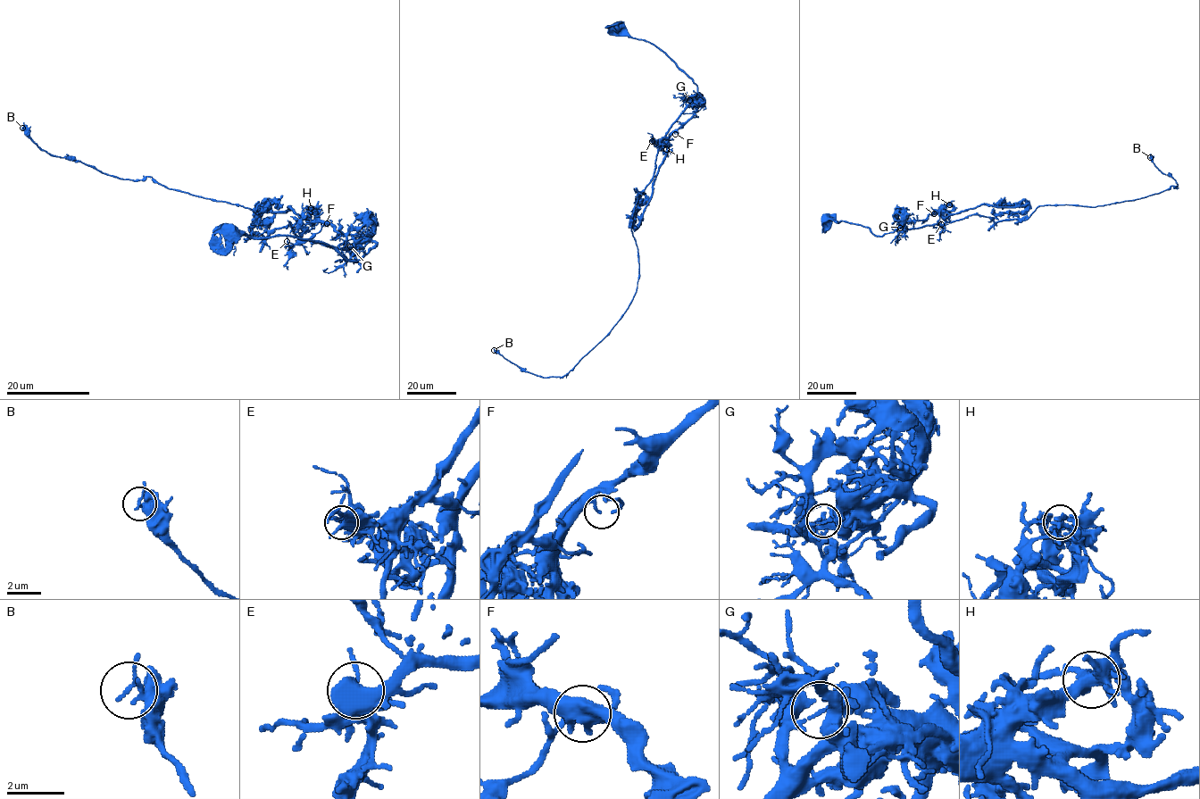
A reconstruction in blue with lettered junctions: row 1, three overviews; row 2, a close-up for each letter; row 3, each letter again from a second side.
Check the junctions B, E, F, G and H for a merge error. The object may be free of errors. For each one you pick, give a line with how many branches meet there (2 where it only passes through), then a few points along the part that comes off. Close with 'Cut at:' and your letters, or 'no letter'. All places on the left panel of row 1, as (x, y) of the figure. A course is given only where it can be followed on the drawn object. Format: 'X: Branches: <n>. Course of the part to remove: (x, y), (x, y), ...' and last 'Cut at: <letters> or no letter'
G: Branches: 4. Course of the part to remove: (350, 246), (302, 241), (290, 224), (253, 234), (265, 208), (102, 173), (52, 156), (21, 129)
Cut at: G

